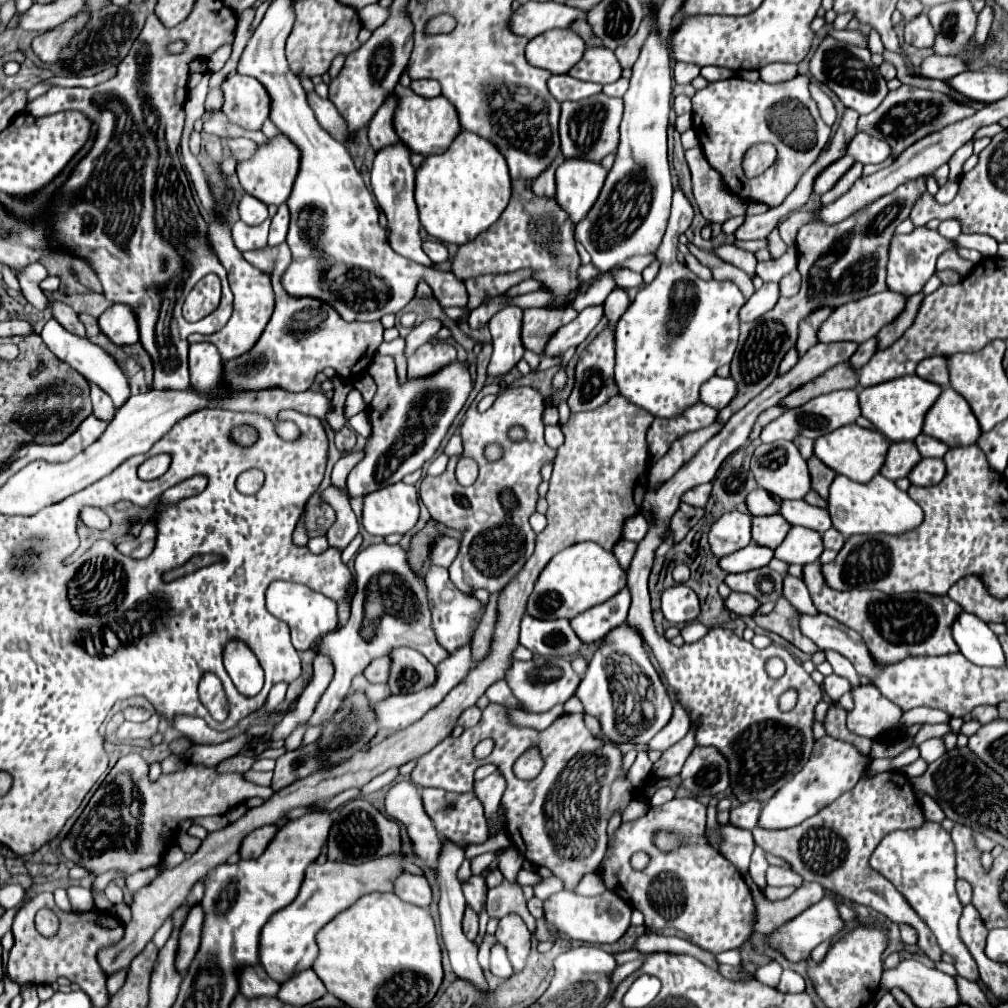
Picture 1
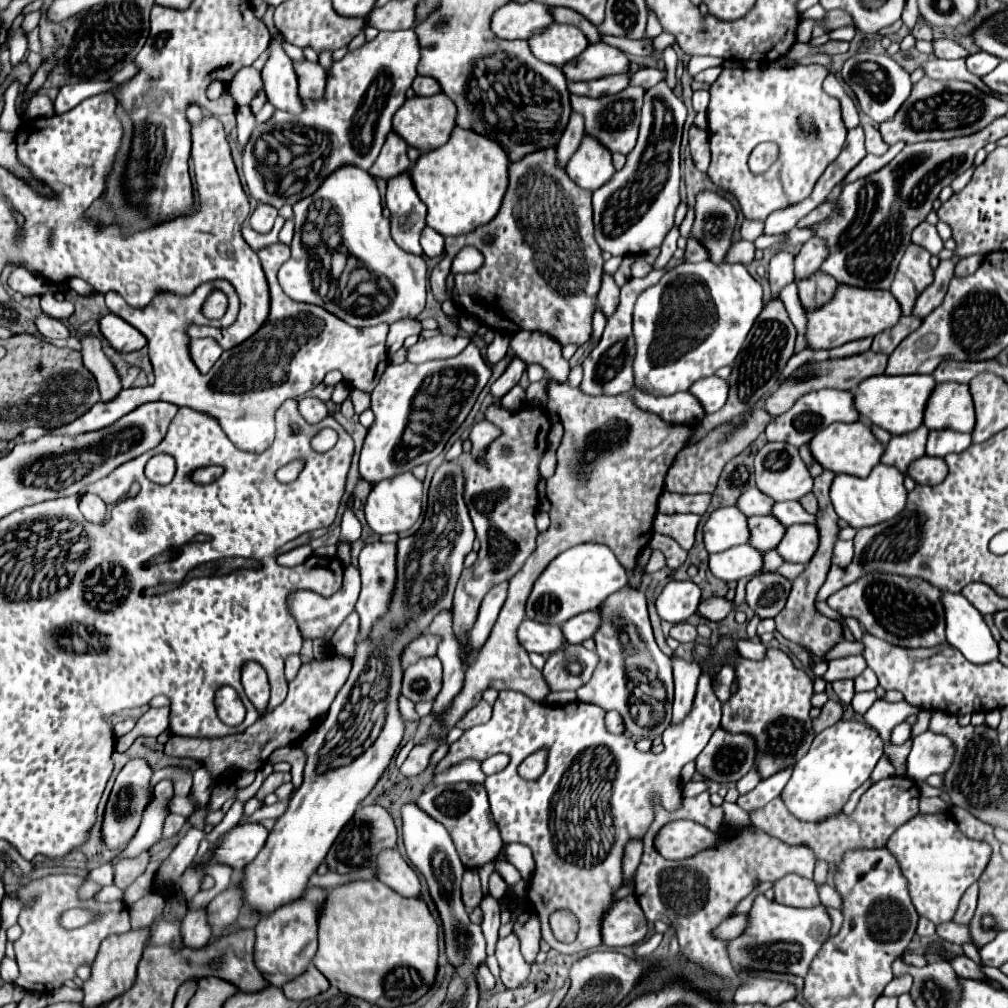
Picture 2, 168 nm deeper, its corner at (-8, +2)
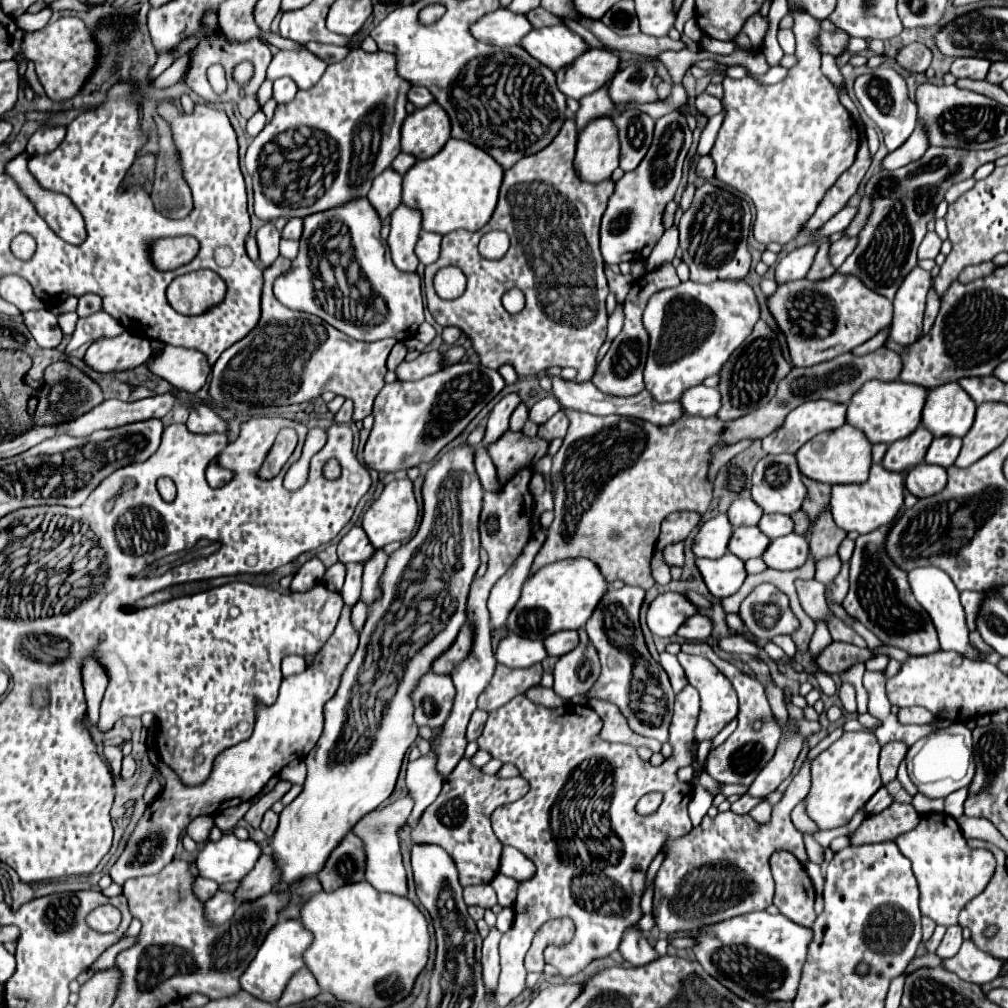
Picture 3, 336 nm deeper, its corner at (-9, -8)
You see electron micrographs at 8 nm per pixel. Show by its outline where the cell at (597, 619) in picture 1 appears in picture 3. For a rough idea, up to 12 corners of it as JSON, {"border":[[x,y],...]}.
{"border":[[559,631],[545,639],[553,657],[569,653],[579,645],[577,631]]}

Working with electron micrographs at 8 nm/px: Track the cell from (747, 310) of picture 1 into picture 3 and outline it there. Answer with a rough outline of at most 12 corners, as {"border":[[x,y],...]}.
{"border":[[815,243],[793,249],[775,267],[777,285],[807,275]]}

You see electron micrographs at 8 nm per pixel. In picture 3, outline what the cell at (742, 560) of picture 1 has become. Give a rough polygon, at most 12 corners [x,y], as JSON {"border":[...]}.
{"border":[[733,553],[697,559],[715,597],[737,593],[747,577],[745,561]]}

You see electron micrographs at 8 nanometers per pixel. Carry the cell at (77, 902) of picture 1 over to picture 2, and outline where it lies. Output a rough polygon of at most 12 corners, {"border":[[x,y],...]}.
{"border":[[114,884],[96,895],[98,901],[124,901],[123,892]]}

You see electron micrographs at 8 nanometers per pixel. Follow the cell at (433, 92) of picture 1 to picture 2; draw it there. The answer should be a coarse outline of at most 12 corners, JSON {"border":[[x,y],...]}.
{"border":[[432,77],[414,79],[412,89],[420,97],[440,93]]}

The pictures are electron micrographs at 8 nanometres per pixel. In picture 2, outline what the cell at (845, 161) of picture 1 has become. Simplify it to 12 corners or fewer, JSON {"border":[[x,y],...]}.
{"border":[[894,143],[882,157],[866,155],[844,179],[844,185],[866,177],[904,149]]}

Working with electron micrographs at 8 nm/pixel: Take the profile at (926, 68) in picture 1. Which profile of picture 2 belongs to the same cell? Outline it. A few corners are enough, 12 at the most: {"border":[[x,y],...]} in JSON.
{"border":[[990,53],[970,55],[968,71],[984,77],[994,71],[1002,59]]}

